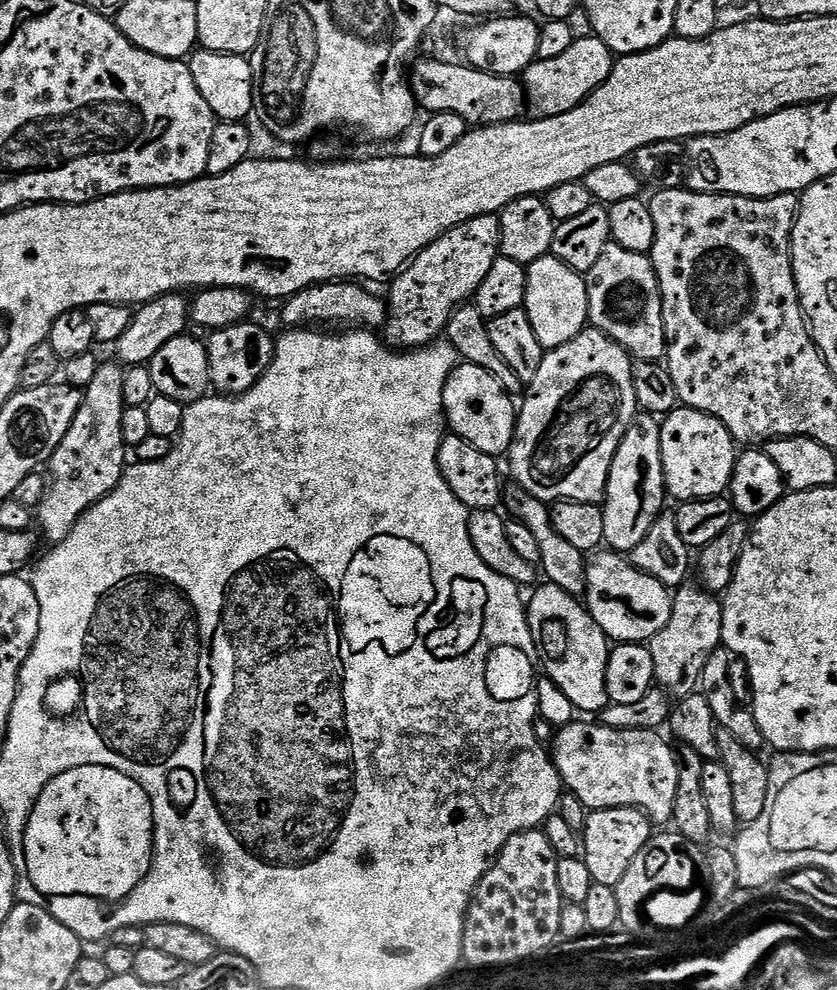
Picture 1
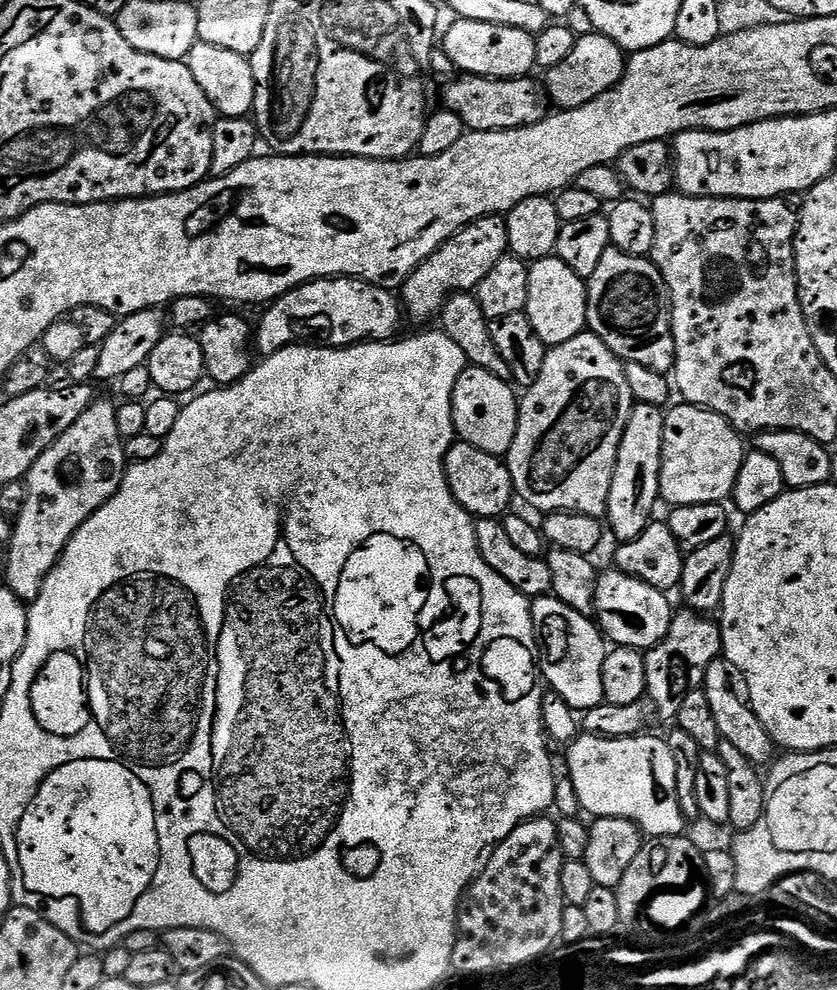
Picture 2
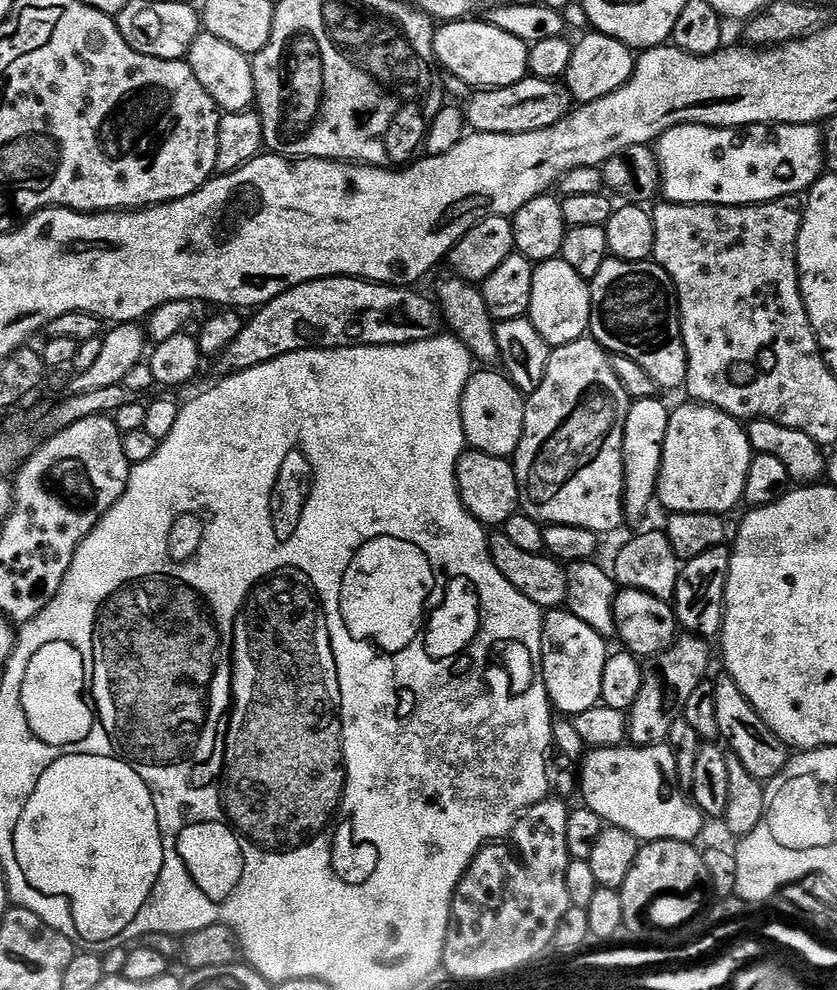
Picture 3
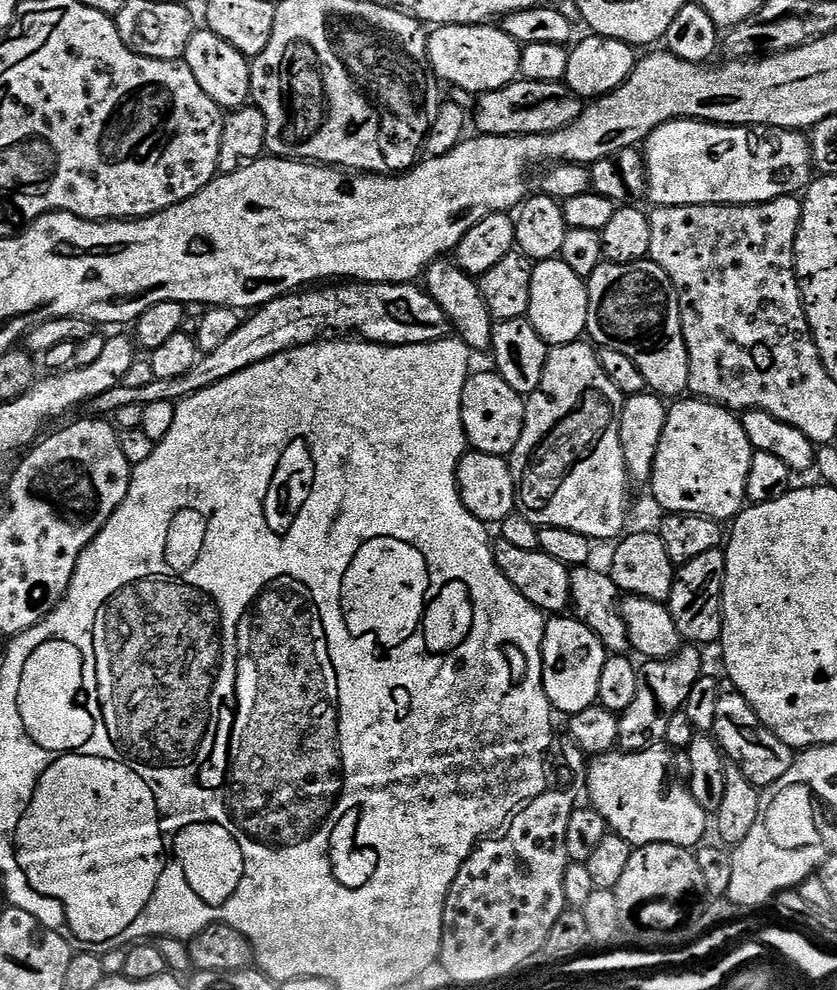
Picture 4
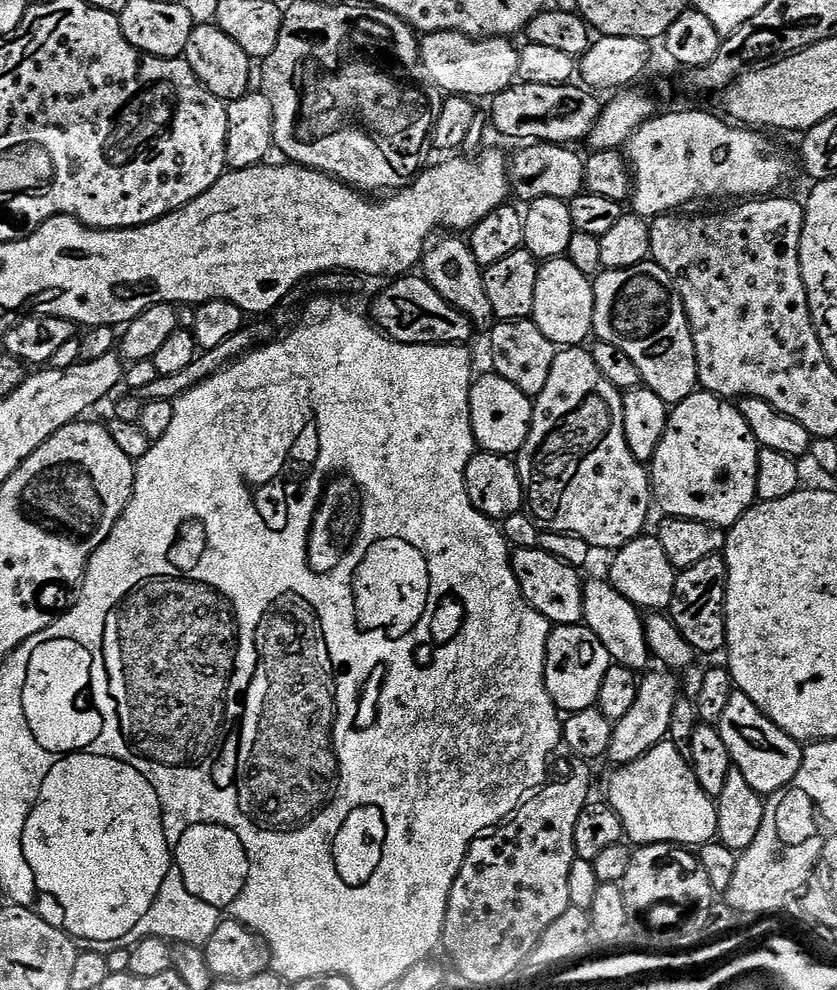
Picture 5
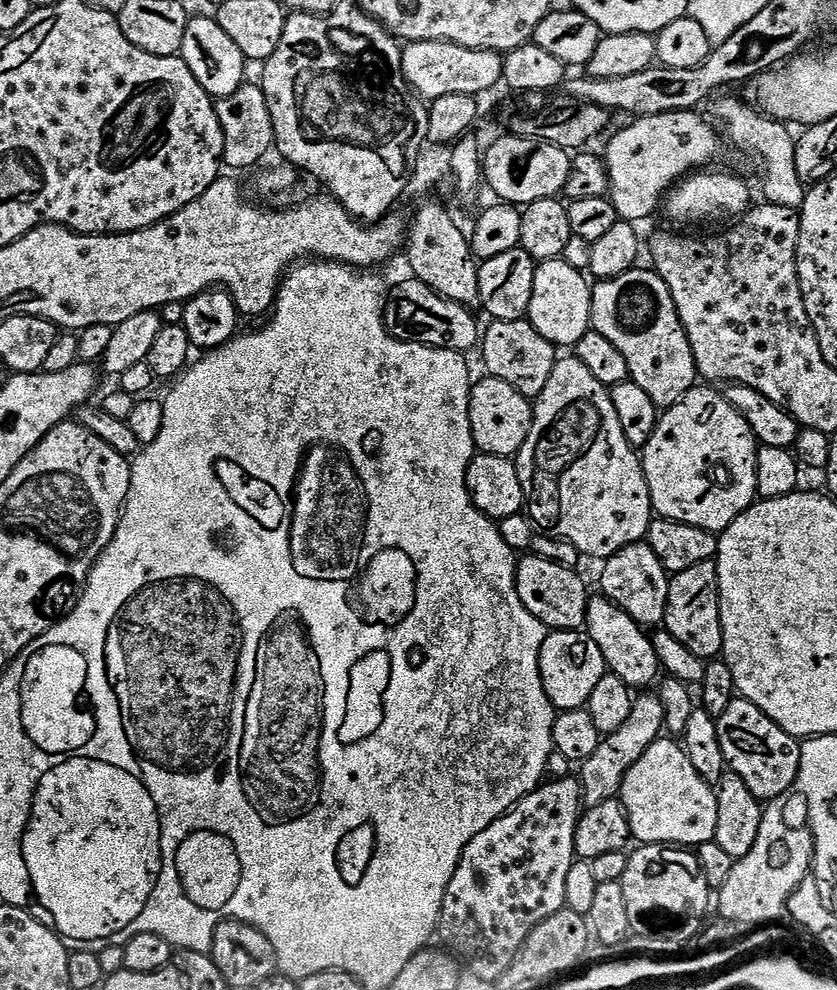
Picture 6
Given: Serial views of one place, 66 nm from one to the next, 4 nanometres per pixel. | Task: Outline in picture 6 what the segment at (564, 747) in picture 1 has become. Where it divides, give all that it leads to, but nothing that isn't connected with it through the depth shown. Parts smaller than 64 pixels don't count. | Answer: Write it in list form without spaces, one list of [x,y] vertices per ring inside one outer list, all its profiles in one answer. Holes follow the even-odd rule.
[[[661,738],[653,742],[650,750],[646,750],[626,774],[618,799],[628,815],[633,837],[640,840],[641,845],[699,846],[715,841],[716,789],[694,770],[694,762],[690,762],[675,739]]]

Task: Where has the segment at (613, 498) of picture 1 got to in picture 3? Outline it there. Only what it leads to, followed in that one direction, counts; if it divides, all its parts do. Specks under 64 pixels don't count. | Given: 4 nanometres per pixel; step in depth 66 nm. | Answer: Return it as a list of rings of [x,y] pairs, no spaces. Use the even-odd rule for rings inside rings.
[[[632,400],[628,406],[624,427],[624,514],[628,518],[642,515],[656,500],[656,483],[670,415],[669,405],[664,405],[662,400]]]

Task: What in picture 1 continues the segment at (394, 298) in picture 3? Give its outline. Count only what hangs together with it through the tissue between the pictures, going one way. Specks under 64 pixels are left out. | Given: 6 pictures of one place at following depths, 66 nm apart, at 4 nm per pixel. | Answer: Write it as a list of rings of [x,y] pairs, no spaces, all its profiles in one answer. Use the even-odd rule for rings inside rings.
[[[325,282],[314,284],[311,288],[304,288],[283,301],[284,320],[287,327],[292,330],[304,330],[309,326],[324,326],[320,324],[341,324],[344,330],[380,330],[384,327],[384,321],[388,314],[388,305],[380,300],[372,292],[359,288],[356,282]]]

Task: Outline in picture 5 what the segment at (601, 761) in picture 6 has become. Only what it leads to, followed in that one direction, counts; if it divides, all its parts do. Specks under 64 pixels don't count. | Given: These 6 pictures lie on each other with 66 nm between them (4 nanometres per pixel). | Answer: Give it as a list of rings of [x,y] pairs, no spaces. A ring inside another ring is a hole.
[[[649,671],[644,674],[649,674],[649,676],[641,675],[639,677],[634,706],[630,706],[630,714],[626,714],[622,719],[615,721],[607,754],[607,759],[613,760],[613,765],[619,766],[634,762],[645,756],[654,746],[665,743],[670,730],[674,706],[678,699],[676,691],[679,690],[680,684],[676,681],[679,679],[671,671],[659,671]]]

